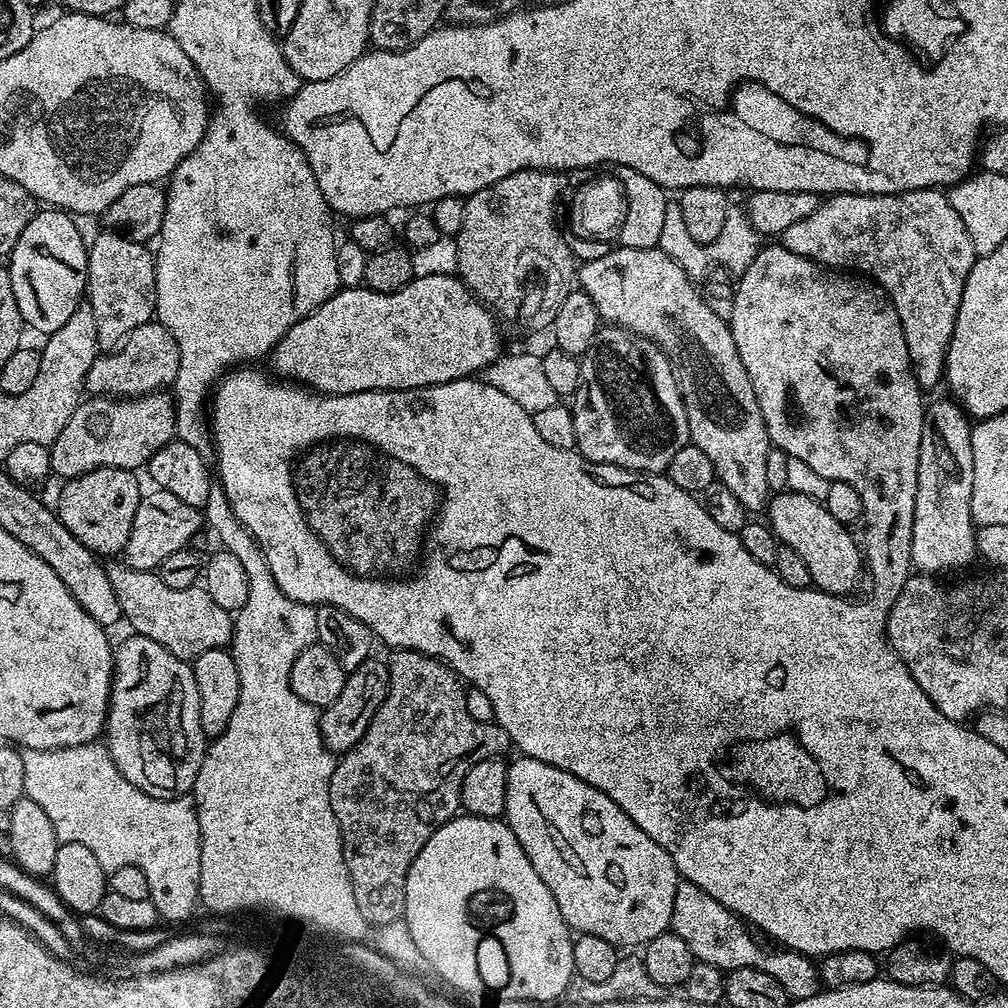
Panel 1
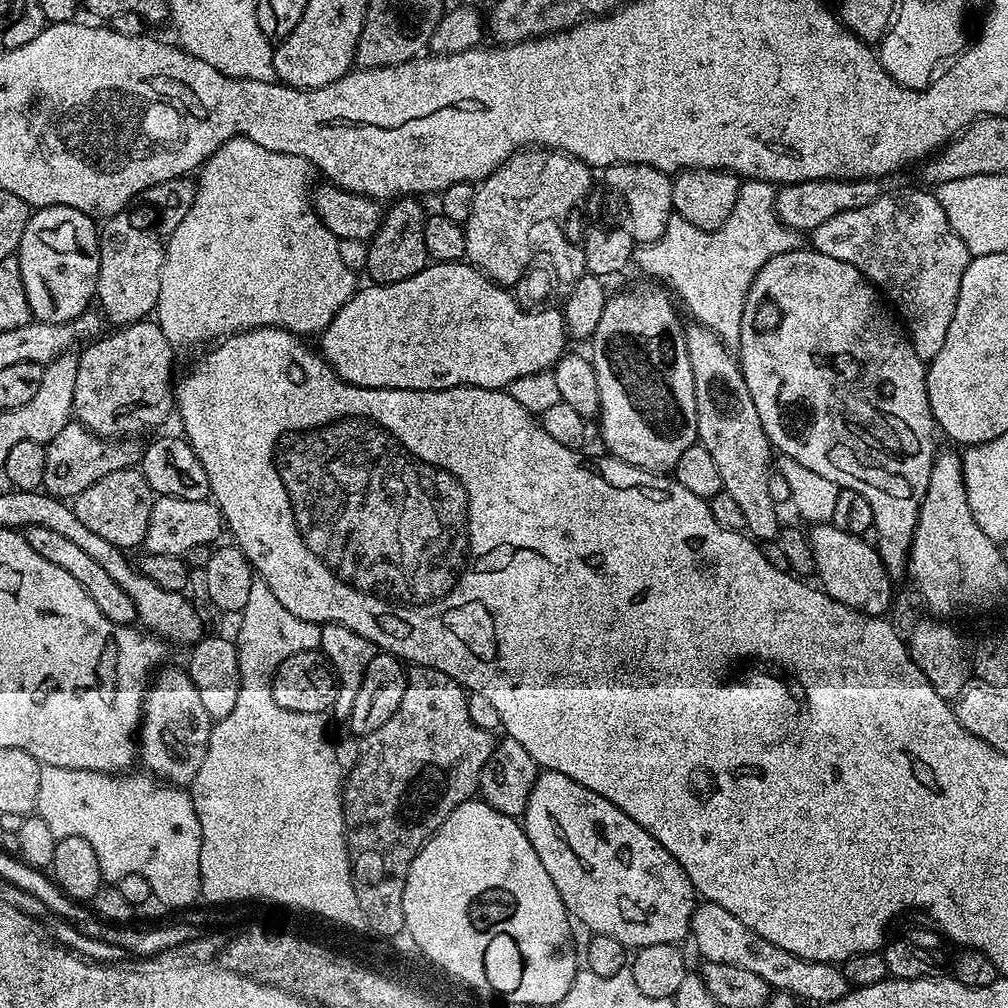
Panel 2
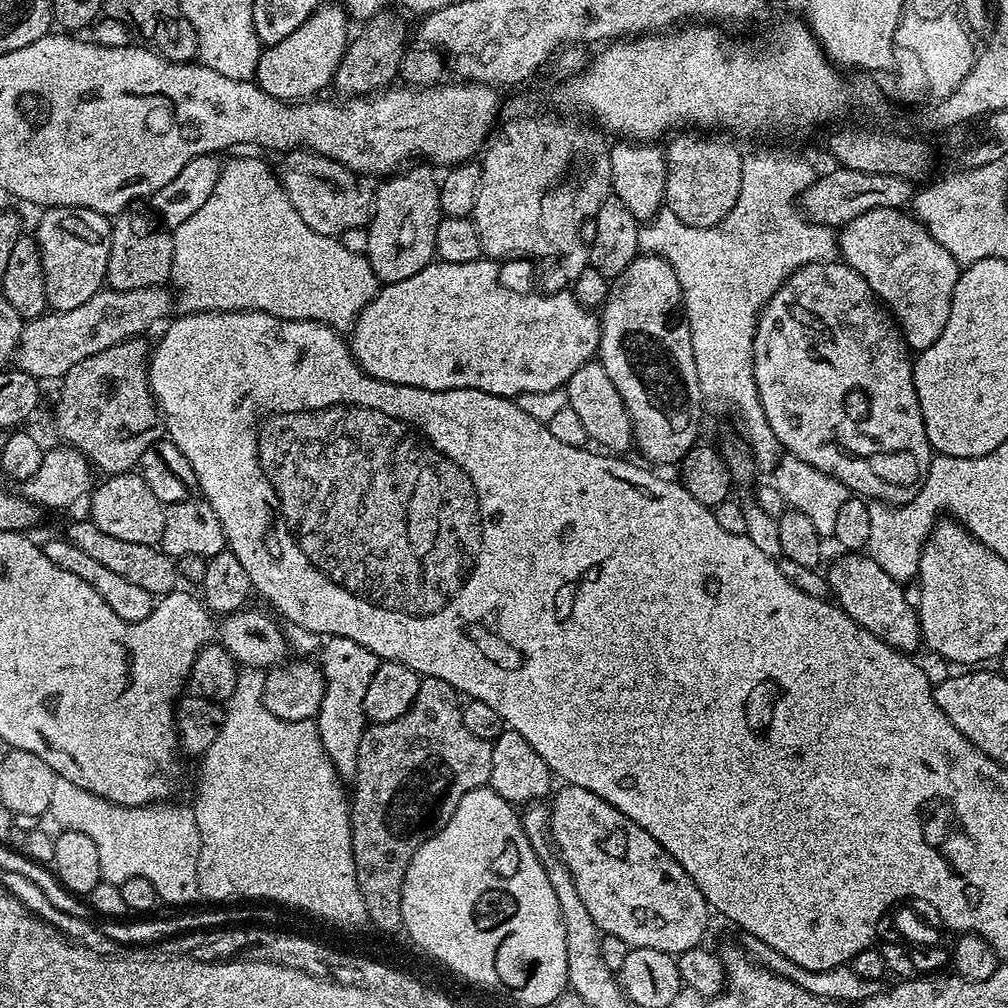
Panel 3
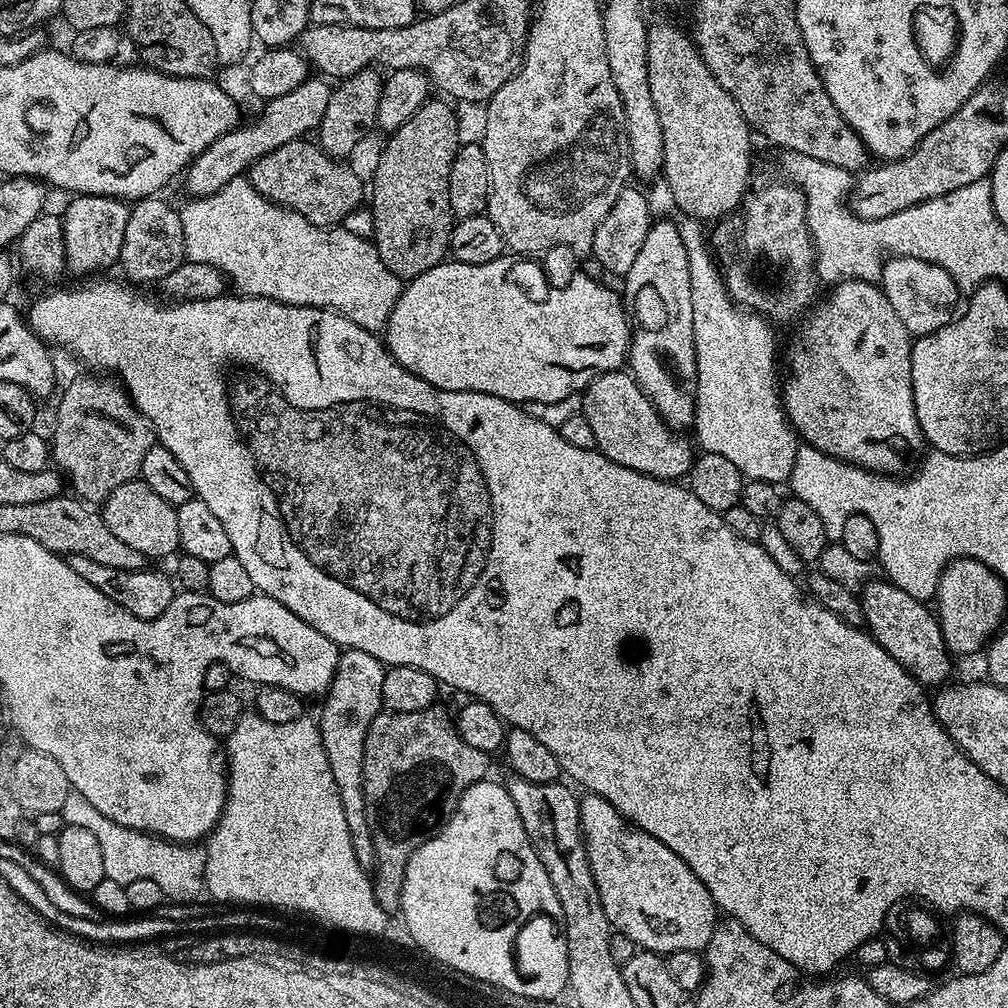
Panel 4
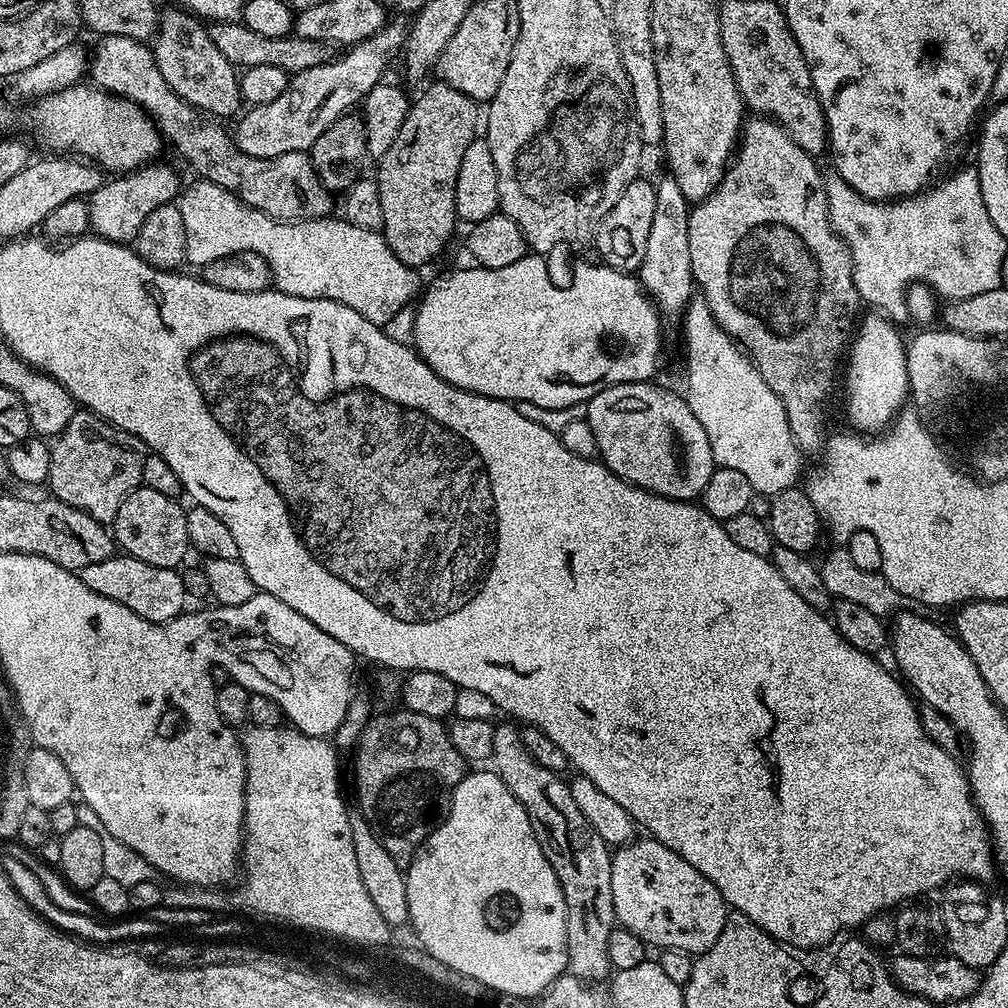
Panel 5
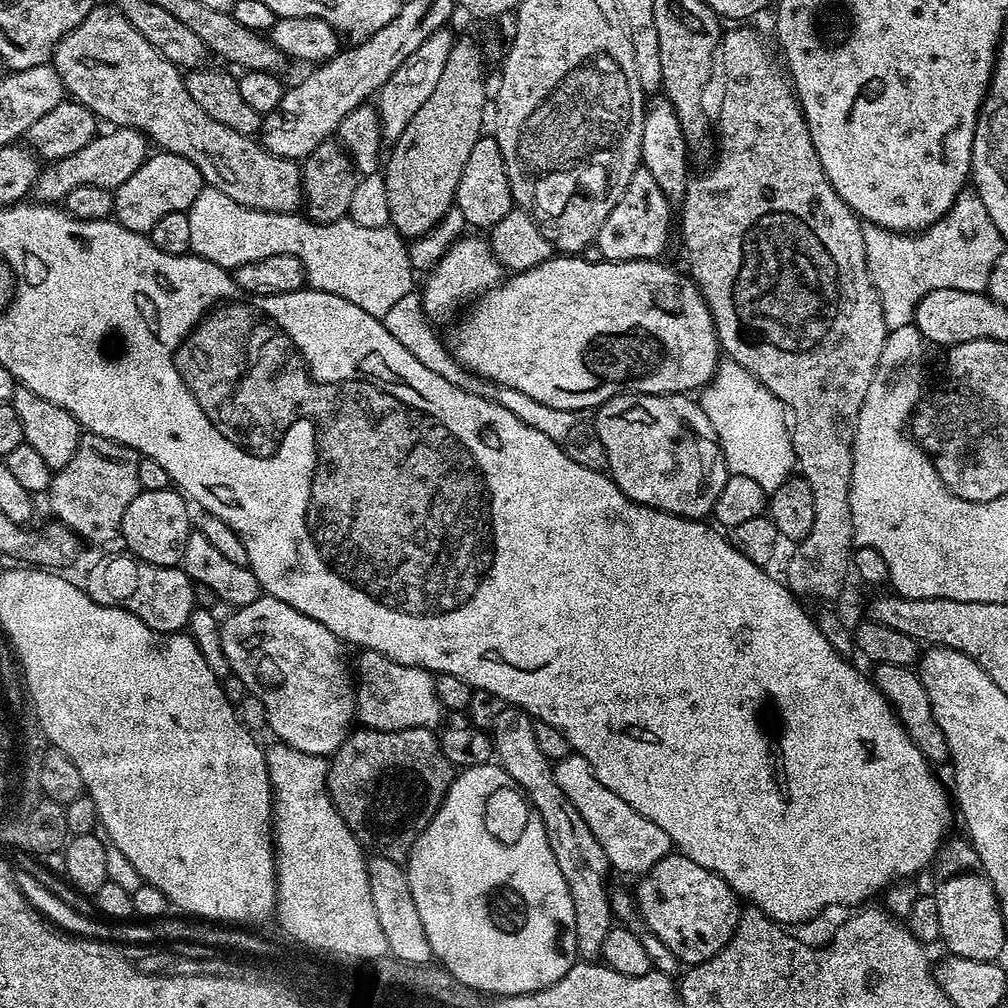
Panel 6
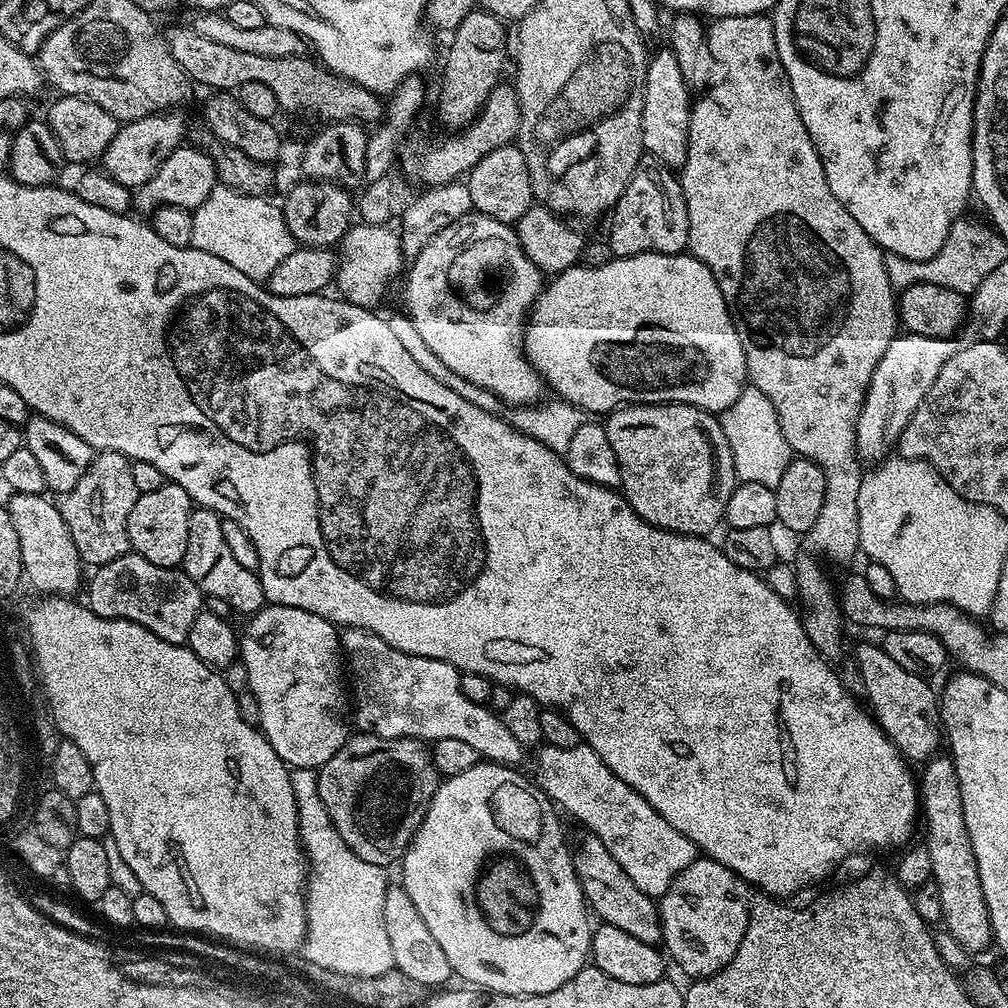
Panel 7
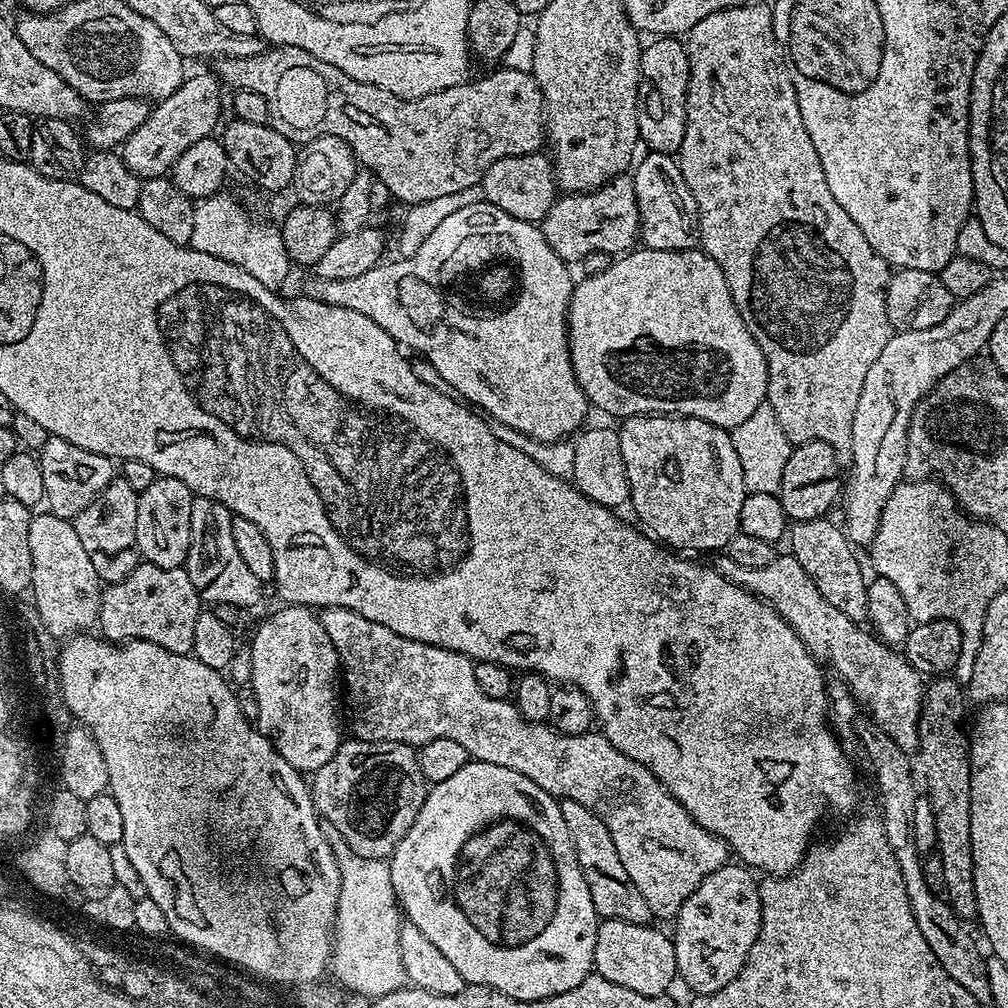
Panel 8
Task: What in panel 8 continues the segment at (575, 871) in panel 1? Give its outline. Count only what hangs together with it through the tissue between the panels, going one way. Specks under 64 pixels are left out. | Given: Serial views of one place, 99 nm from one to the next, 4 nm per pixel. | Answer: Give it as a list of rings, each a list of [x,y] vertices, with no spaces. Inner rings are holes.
[[[729,862],[706,877],[676,911],[674,943],[679,979],[688,983],[689,993],[697,996],[722,990],[744,969],[750,946],[758,938],[762,906],[758,898],[760,885],[743,863]]]

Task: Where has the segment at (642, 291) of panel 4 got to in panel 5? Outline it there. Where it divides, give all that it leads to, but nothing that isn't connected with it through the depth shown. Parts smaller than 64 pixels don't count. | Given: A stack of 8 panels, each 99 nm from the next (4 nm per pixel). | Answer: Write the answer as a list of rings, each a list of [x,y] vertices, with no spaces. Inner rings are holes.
[[[664,174],[656,184],[654,226],[650,226],[650,239],[646,242],[646,256],[638,269],[638,279],[645,292],[652,297],[657,309],[665,317],[679,317],[694,296],[694,281],[690,266],[690,234],[688,213],[690,202],[682,194],[678,182]]]

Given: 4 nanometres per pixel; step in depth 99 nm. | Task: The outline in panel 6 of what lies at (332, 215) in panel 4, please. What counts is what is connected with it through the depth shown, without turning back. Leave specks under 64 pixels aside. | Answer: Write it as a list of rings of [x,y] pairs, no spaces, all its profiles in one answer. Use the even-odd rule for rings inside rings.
[[[97,3],[95,8],[74,26],[58,42],[56,53],[51,63],[56,73],[62,78],[65,93],[78,104],[85,104],[101,121],[108,126],[118,128],[136,128],[143,132],[157,149],[173,152],[186,162],[194,162],[198,166],[198,174],[202,174],[205,185],[214,190],[222,190],[226,198],[234,198],[247,208],[259,212],[295,213],[302,204],[302,168],[297,161],[284,160],[280,156],[270,154],[253,137],[238,134],[238,130],[230,130],[230,126],[222,126],[222,122],[214,122],[194,98],[190,98],[190,90],[186,90],[181,69],[170,63],[130,22],[120,9],[111,3]]]

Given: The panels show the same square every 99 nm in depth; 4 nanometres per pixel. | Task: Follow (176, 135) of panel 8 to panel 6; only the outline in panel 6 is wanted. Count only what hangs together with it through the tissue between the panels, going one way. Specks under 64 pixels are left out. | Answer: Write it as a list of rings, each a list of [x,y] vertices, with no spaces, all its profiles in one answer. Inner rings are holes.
[[[113,127],[108,133],[97,135],[78,154],[70,154],[70,158],[51,161],[41,167],[40,177],[36,180],[34,196],[40,202],[62,202],[70,190],[78,186],[102,186],[115,190],[142,166],[150,155],[150,141],[143,132],[136,128]]]

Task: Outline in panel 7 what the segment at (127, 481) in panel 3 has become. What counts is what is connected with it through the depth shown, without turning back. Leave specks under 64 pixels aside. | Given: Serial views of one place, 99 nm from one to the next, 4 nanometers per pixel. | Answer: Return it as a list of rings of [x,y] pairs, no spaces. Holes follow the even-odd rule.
[[[165,482],[151,494],[140,494],[130,510],[128,519],[128,543],[146,562],[163,568],[180,568],[186,554],[186,534],[190,530],[190,514],[194,502],[180,484]]]

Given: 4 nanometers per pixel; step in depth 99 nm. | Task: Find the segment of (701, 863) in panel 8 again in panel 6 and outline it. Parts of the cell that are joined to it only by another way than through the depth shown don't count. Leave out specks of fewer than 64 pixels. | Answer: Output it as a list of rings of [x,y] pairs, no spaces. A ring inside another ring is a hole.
[[[367,650],[359,653],[354,664],[354,687],[356,689],[356,714],[365,728],[393,732],[407,728],[437,727],[442,705],[436,693],[433,673],[394,662],[377,652]],[[573,754],[557,760],[552,773],[562,794],[566,794],[566,798],[570,798],[570,802],[574,802],[574,810],[578,810],[578,814],[582,814],[586,826],[590,826],[590,834],[594,834],[594,838],[598,838],[598,846],[602,846],[609,865],[615,871],[617,868],[620,872],[647,874],[663,856],[667,856],[673,851],[666,830],[654,826],[654,822],[650,822],[650,818],[642,818],[642,814],[638,814],[638,810],[634,810],[634,806],[622,802],[622,798],[618,798],[618,794],[614,794],[614,790],[606,790],[606,786],[602,786],[602,782],[598,782],[594,770],[590,770],[586,758]]]

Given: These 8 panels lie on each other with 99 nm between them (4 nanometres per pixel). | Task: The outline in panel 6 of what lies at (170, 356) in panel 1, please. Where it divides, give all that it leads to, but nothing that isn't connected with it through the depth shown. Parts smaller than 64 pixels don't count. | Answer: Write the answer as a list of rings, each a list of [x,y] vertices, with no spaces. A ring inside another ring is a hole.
[[[91,434],[81,435],[78,450],[66,467],[53,475],[46,499],[57,521],[72,529],[81,541],[104,544],[120,535],[126,506],[142,491],[138,466],[142,457],[130,446]]]

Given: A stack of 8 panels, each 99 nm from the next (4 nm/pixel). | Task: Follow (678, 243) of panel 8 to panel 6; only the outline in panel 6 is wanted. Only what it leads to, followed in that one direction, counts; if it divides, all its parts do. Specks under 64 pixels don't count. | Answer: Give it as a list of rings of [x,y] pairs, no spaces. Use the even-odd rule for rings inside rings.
[[[641,166],[630,178],[630,186],[626,186],[622,198],[618,198],[618,206],[606,214],[606,222],[602,222],[602,230],[598,230],[594,242],[608,262],[654,260],[663,257],[671,236],[674,236],[673,205],[668,203],[662,186],[654,182],[650,170]]]

